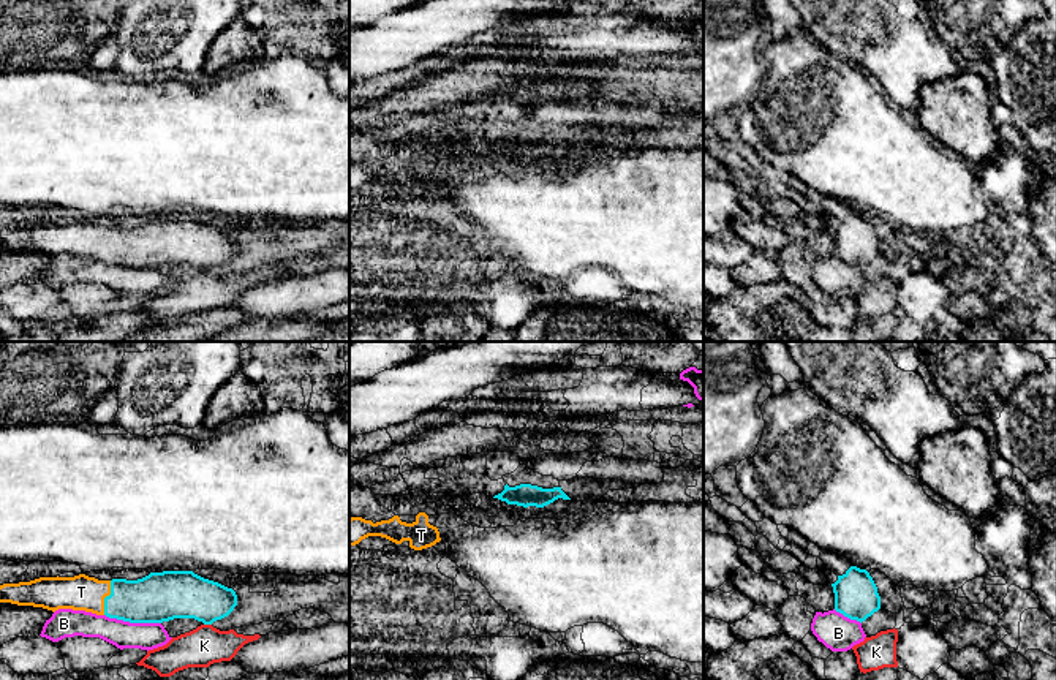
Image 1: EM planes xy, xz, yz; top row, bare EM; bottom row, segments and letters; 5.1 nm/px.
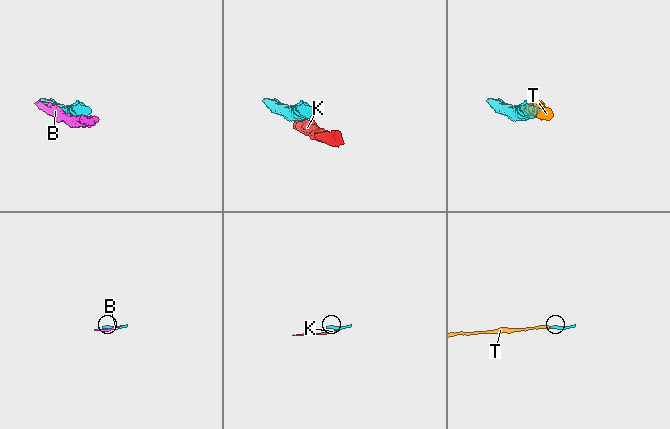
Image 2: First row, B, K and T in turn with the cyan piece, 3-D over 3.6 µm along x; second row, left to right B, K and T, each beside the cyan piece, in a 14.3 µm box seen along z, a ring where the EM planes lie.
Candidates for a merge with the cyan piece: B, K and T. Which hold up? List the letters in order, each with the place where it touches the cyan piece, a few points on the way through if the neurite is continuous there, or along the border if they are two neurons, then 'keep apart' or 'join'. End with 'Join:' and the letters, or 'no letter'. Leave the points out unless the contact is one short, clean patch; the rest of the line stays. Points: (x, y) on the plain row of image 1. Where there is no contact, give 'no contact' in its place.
B: meets cyan in xy at (133, 268); keep apart
K: meets cyan in xy at (207, 269); border along xy (204, 269), (211, 271); keep apart
T: meets cyan in xy at (105, 244); join
Join: T

